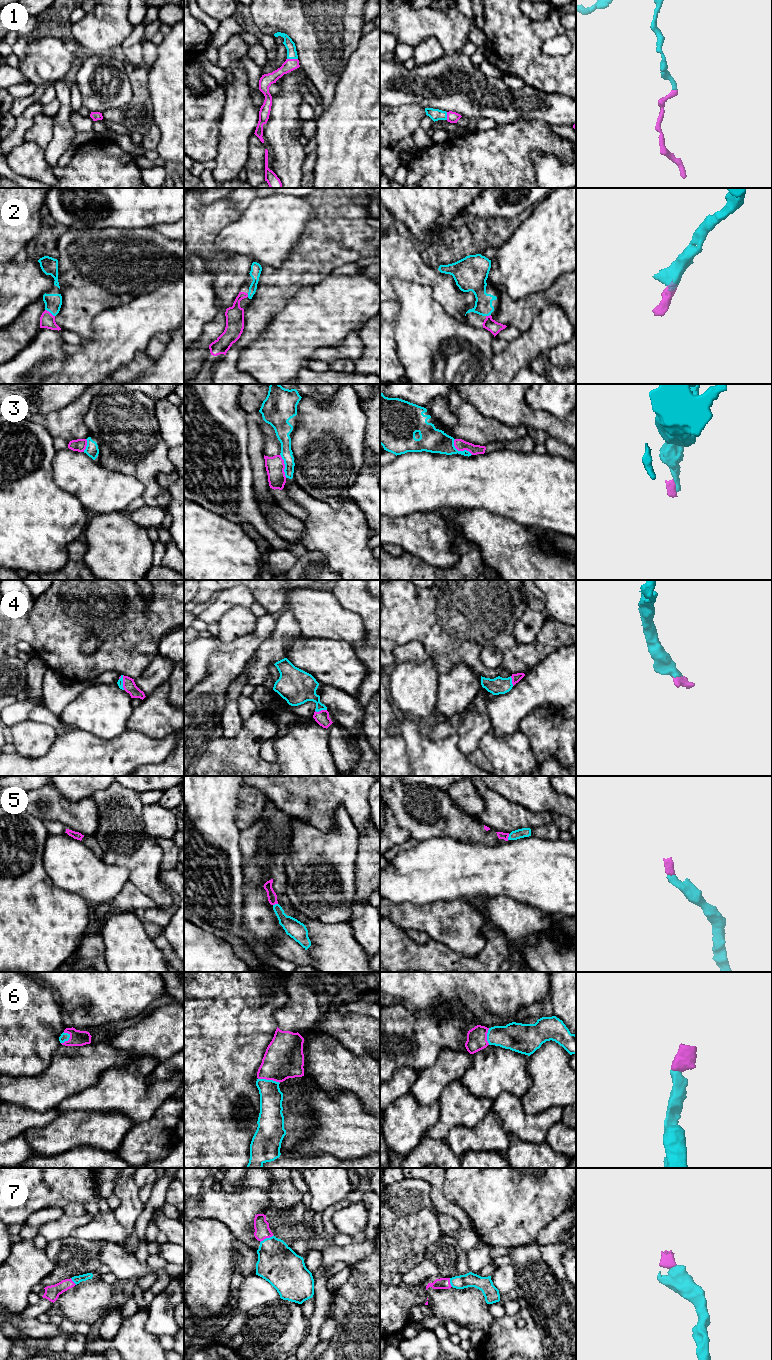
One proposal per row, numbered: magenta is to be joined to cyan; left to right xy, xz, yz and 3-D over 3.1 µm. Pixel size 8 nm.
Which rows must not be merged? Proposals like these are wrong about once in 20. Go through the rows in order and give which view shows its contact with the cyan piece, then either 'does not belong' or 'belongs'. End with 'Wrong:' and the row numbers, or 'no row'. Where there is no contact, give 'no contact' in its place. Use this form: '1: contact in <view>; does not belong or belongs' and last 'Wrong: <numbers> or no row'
1: contact in xz; belongs
2: contact in xy; belongs
3: contact in yz; belongs
4: contact in xz; belongs
5: contact in yz; belongs
6: contact in xz; belongs
7: contact in xz; belongs
Wrong: no row

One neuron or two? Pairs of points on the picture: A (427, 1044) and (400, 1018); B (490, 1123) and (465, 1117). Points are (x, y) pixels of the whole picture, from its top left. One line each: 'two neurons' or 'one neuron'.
A: one neuron
B: two neurons

